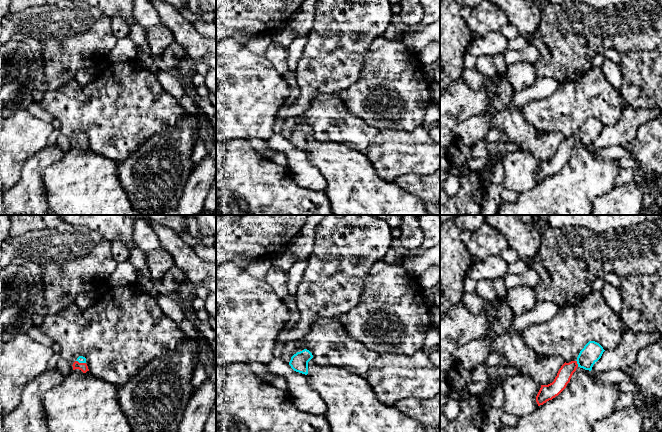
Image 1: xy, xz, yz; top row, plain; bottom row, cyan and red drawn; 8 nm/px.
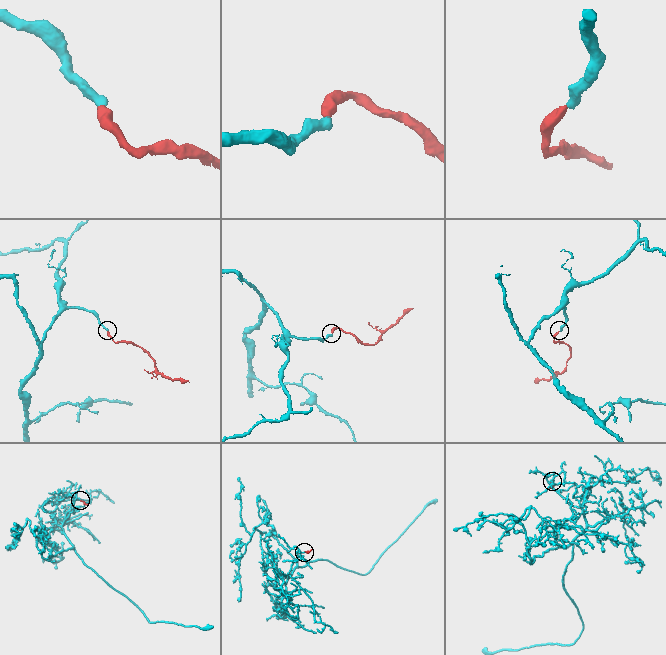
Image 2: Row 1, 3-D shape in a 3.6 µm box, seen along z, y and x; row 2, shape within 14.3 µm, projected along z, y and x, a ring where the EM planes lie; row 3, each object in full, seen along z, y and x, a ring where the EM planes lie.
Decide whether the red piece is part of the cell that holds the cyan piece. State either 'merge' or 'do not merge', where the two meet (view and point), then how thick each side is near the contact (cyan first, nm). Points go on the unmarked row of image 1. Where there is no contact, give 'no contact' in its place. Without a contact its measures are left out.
merge | yz (577, 139) | 160/120 nm

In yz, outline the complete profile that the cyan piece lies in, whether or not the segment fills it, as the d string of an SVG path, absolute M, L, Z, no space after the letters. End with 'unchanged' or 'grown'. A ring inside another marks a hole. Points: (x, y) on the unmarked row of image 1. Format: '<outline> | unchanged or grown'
M589 117L580 127L576 137L565 138L552 159L541 161L536 172L538 182L558 172L566 164L578 143L591 147L593 141L601 134L604 127L599 119Z | grown

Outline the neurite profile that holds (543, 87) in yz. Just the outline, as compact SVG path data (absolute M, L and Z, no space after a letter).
M538 78L530 87L514 91L509 108L522 110L527 103L549 97L559 88L560 84L554 79Z

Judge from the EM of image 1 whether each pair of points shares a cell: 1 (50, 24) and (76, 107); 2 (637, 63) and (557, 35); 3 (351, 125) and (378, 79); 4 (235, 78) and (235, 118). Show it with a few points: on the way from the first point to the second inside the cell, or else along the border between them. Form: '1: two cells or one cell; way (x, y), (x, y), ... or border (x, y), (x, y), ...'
1: two cells; border (74, 78), (55, 89), (47, 91)
2: two cells; border (644, 50), (628, 51), (621, 55)
3: two cells; border (339, 99), (352, 114), (362, 118), (376, 128)
4: one cell; way (235, 88), (235, 108)

